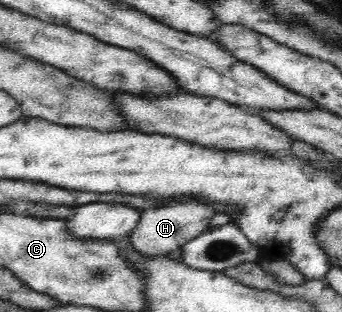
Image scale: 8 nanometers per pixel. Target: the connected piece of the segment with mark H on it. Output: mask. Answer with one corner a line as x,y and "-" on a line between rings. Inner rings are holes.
173,204
167,208
147,208
140,212
136,227
130,232
129,244
141,258
166,256
206,230
213,211
197,204

